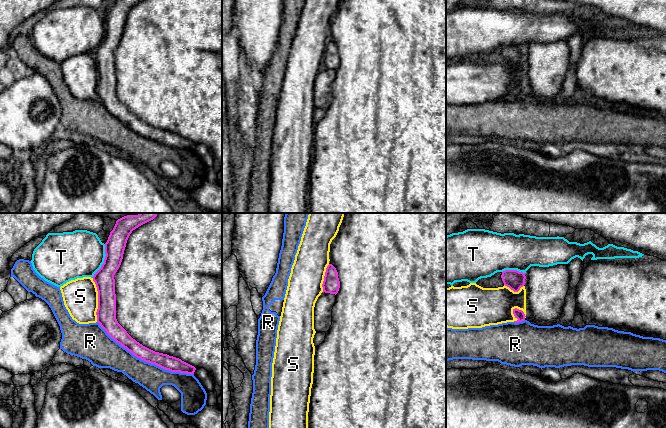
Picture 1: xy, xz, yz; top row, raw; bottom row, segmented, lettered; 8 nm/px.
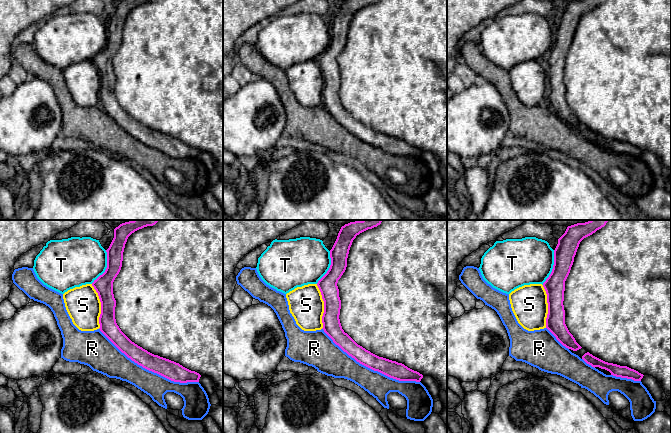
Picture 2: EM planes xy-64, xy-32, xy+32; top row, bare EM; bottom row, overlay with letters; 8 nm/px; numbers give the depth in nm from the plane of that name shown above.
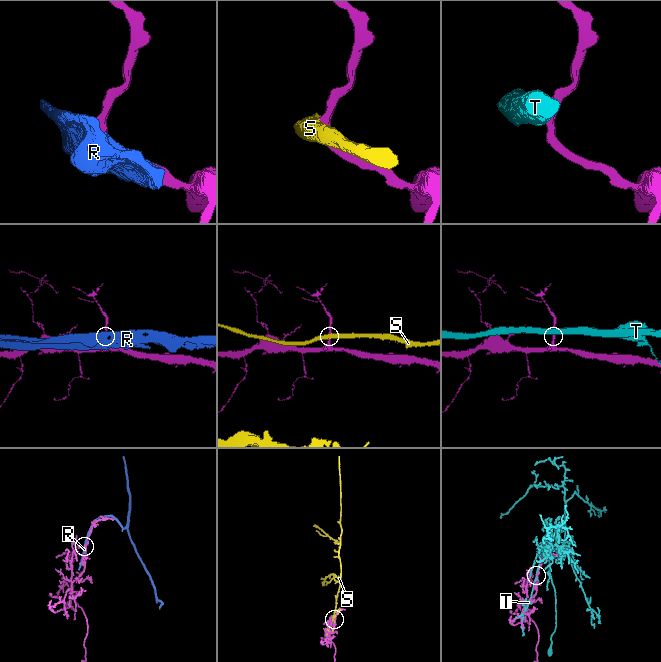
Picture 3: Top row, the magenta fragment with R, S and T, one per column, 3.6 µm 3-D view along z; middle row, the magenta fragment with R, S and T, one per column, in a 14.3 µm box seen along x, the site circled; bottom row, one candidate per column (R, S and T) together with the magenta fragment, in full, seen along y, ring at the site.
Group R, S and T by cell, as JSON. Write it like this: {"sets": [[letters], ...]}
{"sets": [["R"], ["S"], ["T"]]}

